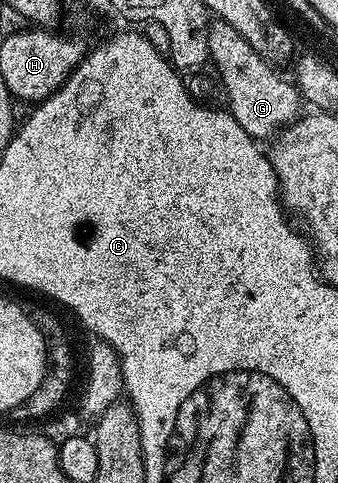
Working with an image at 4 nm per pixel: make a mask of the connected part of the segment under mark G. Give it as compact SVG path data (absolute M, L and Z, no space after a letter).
M217 19L211 20L208 25L208 51L214 71L224 82L227 110L250 137L258 141L271 138L299 116L302 100L297 86L274 71L275 66L264 60L250 46L248 39L236 31L236 27Z

